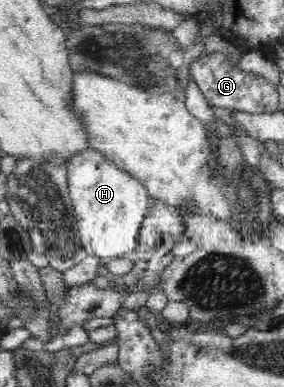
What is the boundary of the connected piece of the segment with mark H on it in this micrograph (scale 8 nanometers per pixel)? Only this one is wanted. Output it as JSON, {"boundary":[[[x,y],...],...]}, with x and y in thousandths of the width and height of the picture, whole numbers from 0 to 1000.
{"boundary":[[[331,382],[254,406],[232,437],[285,641],[306,659],[380,672],[465,659],[482,602],[535,525],[507,481]]]}

